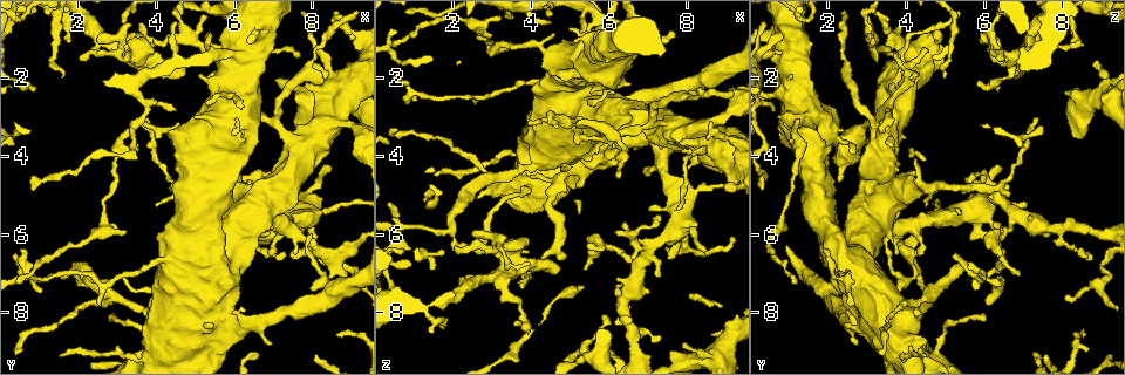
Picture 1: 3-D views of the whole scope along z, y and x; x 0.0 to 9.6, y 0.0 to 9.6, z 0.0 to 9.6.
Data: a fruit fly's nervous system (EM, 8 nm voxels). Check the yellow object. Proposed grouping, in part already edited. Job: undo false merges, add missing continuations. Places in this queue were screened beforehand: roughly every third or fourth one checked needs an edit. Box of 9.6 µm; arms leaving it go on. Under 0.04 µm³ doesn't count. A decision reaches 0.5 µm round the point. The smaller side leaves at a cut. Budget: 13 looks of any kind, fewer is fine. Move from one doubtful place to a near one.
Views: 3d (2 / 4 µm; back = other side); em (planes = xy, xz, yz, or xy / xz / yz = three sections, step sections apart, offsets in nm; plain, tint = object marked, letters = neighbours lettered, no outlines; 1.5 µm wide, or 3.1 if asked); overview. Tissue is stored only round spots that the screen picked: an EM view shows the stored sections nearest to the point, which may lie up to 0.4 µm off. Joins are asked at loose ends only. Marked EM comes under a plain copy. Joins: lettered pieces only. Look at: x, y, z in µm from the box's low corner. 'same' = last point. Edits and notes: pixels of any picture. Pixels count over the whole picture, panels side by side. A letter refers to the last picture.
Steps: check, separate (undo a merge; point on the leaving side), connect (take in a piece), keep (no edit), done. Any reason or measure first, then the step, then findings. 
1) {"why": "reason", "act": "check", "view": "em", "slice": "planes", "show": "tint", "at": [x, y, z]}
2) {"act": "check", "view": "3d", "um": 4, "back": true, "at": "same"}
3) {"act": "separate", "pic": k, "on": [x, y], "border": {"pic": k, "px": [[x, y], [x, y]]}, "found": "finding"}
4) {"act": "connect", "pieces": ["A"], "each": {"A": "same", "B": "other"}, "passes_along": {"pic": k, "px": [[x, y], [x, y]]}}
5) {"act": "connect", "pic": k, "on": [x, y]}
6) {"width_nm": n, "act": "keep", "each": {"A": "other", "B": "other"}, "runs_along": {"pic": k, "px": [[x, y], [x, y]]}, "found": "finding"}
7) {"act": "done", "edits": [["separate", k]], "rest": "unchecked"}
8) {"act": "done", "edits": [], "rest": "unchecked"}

{"why": "free end", "act": "check", "view": "3d", "um": 4, "back": true, "at": [6.50, 4.70, 2.90]}

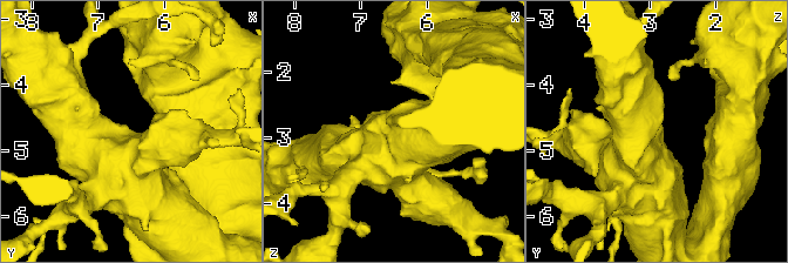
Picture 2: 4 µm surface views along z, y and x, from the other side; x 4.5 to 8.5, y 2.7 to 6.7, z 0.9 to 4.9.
{"why": "now the EM", "act": "check", "view": "em", "slice": "xz", "step": 4, "show": "letters", "at": "same"}

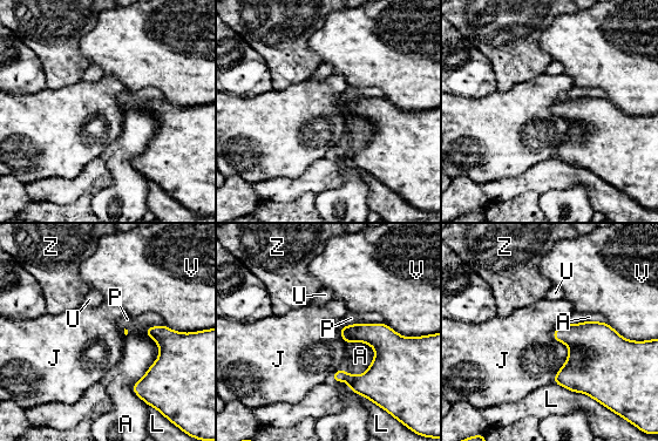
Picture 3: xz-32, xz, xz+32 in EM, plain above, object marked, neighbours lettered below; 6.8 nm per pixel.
{"act": "keep", "each": {"A": "other", "J": "other", "L": "other", "P": "other", "U": "other", "V": "other", "Z": "other"}, "runs_along": {"pic": 3, "px": [[382, 326], [382, 358], [361, 391]]}, "found": "none of them fits"}

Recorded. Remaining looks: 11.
{"why": "an open end", "act": "check", "view": "3d", "um": 4, "at": [8.25, 2.10, 2.60]}

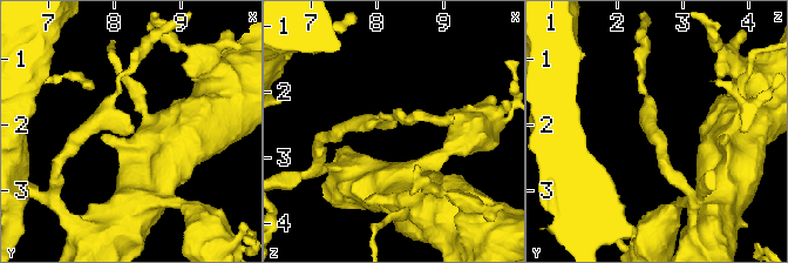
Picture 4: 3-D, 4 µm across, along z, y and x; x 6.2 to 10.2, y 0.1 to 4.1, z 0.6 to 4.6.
{"why": "now the EM", "act": "check", "view": "em", "slice": "planes", "show": "tint", "at": [8.30, 2.10, 2.55]}

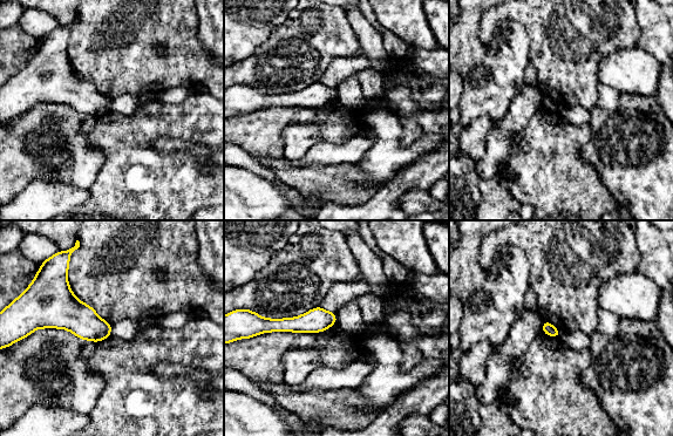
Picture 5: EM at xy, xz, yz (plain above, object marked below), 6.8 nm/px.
{"act": "check", "view": "em", "slice": "planes", "show": "letters", "at": "same"}

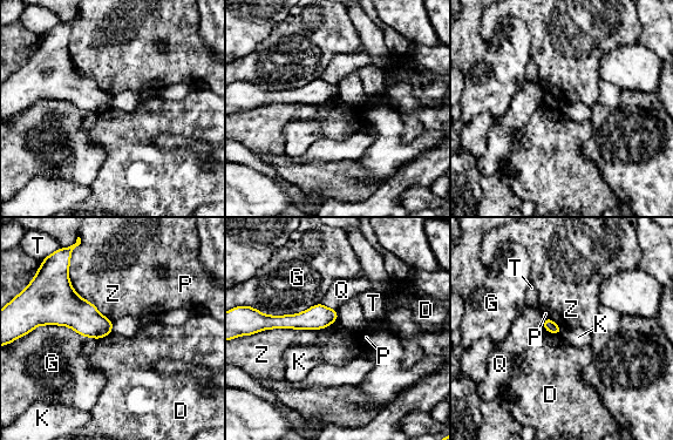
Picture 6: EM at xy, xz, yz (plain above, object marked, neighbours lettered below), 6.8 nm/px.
{"act": "keep", "each": {"D": "other", "G": "other", "K": "other", "P": "other", "Q": "other", "T": "other", "Z": "other"}, "border": {"pic": 6, "px": [[562, 329], [559, 333]]}, "found": "none of them fits"}

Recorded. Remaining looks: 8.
{"why": "free end", "act": "check", "view": "3d", "um": 2, "at": [4.85, 4.10, 4.20]}

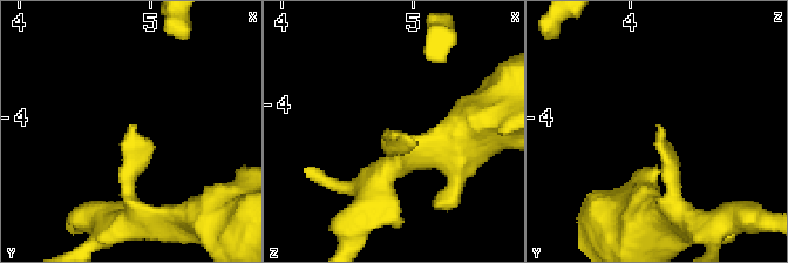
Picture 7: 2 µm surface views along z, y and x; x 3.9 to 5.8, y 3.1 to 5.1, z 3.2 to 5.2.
{"why": "need the tissue", "act": "check", "view": "em", "slice": "planes", "show": "letters", "at": [4.86, 4.06, 4.26]}

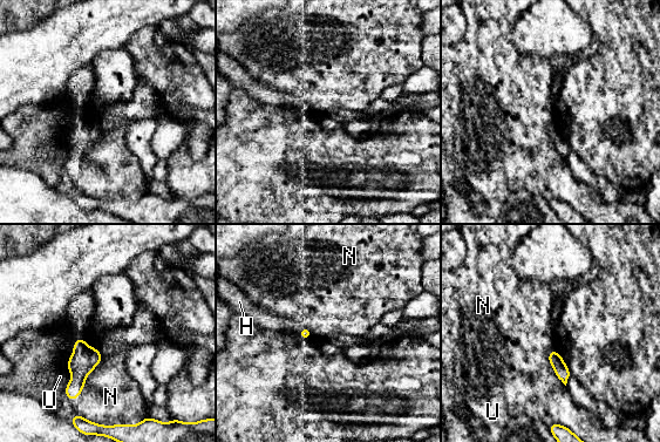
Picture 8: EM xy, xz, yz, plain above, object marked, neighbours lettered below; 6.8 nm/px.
{"longest_contact_nm": ["N", 400], "act": "keep", "each": {"H": "other", "N": "other", "U": "other"}, "found": "no lettered piece goes on from it"}

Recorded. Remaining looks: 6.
{"why": "free end", "act": "check", "view": "em", "slice": "planes", "show": "letters", "at": [6.85, 6.55, 4.40]}

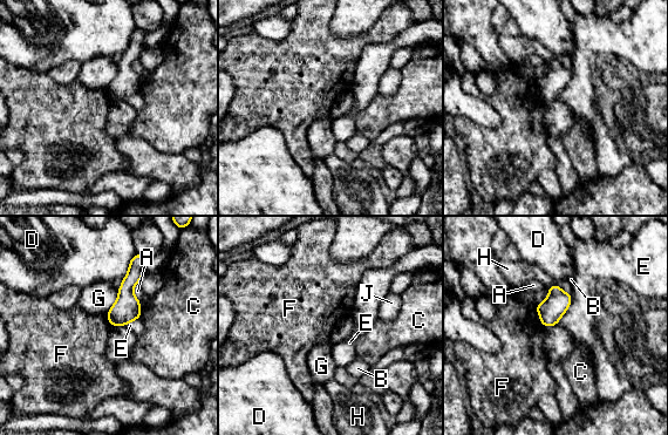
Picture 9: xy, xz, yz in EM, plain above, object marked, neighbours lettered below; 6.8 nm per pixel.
{"act": "keep", "each": {"A": "other", "B": "other", "C": "other", "D": "other", "E": "other", "F": "other", "G": "other", "H": "other", "J": "other"}, "border": {"pic": 9, "px": [[534, 306], [544, 327]]}, "found": "none of them fits"}

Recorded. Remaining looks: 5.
{"why": "free end", "act": "check", "view": "3d", "um": 4, "at": [3.45, 3.65, 1.15]}

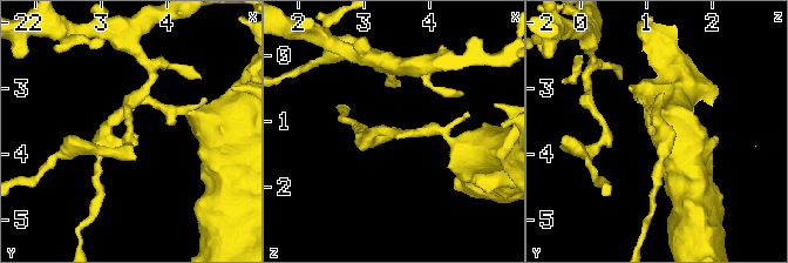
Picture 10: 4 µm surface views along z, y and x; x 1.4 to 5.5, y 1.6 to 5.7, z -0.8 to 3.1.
{"act": "check", "view": "em", "slice": "planes", "show": "letters", "at": [3.50, 3.70, 1.05]}

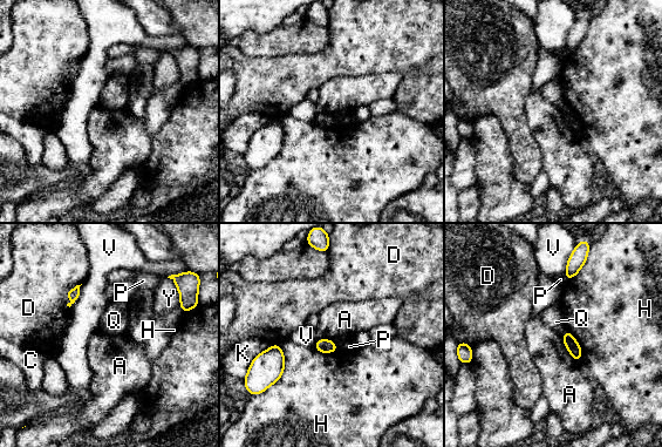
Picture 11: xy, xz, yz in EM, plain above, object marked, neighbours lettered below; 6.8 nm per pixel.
{"act": "keep", "each": {"A": "other", "C": "other", "D": "other", "H": "other", "K": "other", "P": "other", "Q": "other", "V": "other", "Y": "other"}, "border": {"pic": 11, "px": [[560, 336], [568, 353], [575, 361]]}, "found": "none of them fits"}

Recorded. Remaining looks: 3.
{"act": "done", "edits": [], "rest": "unchecked"}

